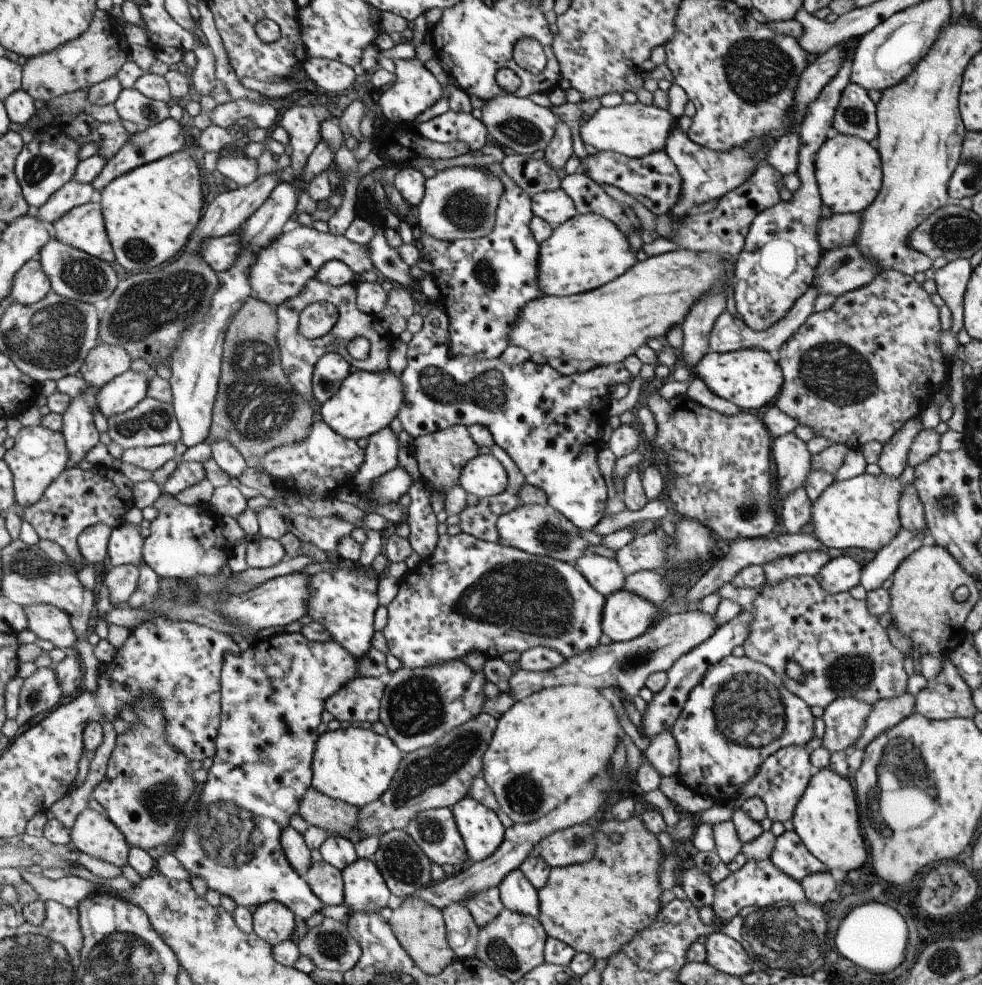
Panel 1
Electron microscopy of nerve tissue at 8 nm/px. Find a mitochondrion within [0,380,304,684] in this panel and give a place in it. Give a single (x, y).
(153, 420)

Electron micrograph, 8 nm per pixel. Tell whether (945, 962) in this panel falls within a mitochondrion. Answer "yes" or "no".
yes

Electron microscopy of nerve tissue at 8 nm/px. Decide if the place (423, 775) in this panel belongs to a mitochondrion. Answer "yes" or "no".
yes

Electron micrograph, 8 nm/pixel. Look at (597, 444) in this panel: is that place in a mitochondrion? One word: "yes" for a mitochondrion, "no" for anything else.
no

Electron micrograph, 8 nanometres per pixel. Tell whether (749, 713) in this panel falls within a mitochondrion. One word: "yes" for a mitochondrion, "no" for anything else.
yes

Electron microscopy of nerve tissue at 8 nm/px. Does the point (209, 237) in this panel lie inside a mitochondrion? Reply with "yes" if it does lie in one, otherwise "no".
no

